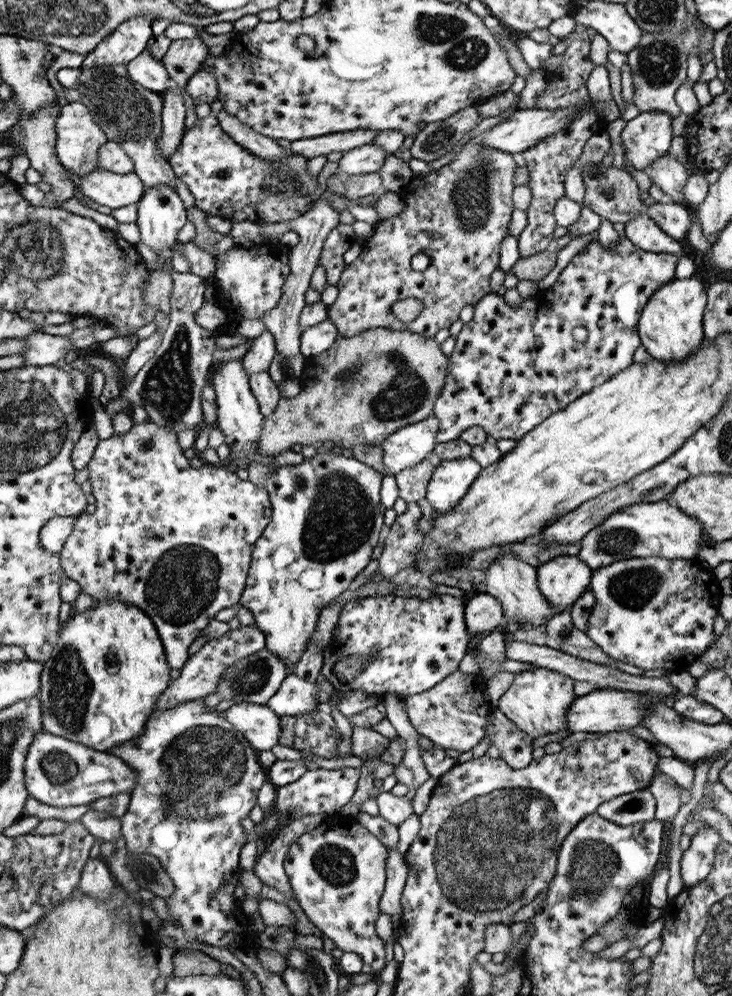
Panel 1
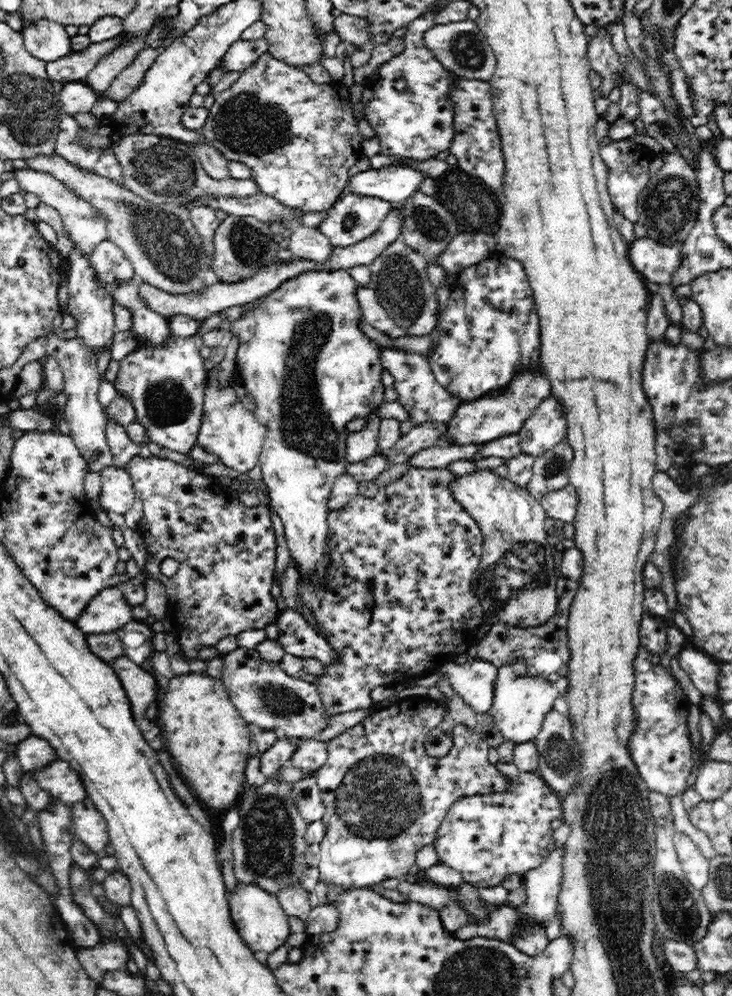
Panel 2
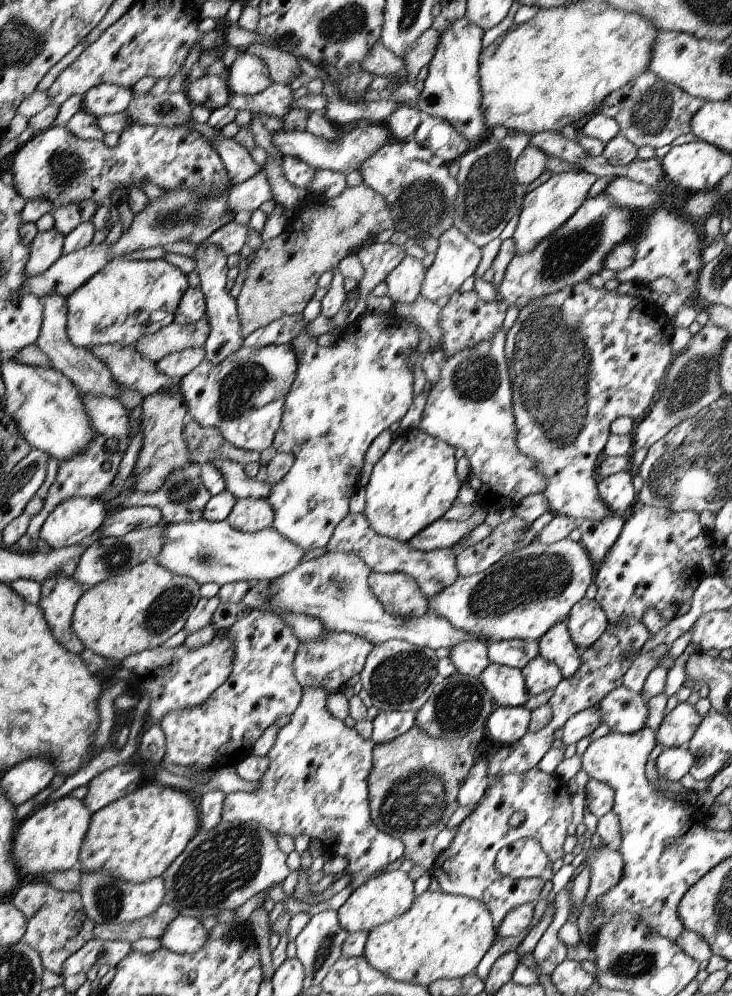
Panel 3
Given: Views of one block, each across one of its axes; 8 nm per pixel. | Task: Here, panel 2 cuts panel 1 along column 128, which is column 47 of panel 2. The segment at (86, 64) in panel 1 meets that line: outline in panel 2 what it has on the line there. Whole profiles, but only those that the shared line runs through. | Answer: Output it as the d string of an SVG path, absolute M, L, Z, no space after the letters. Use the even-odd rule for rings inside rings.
M40 21L36 25L24 23L22 35L26 51L44 62L62 60L74 54L73 40L65 28L54 21Z

